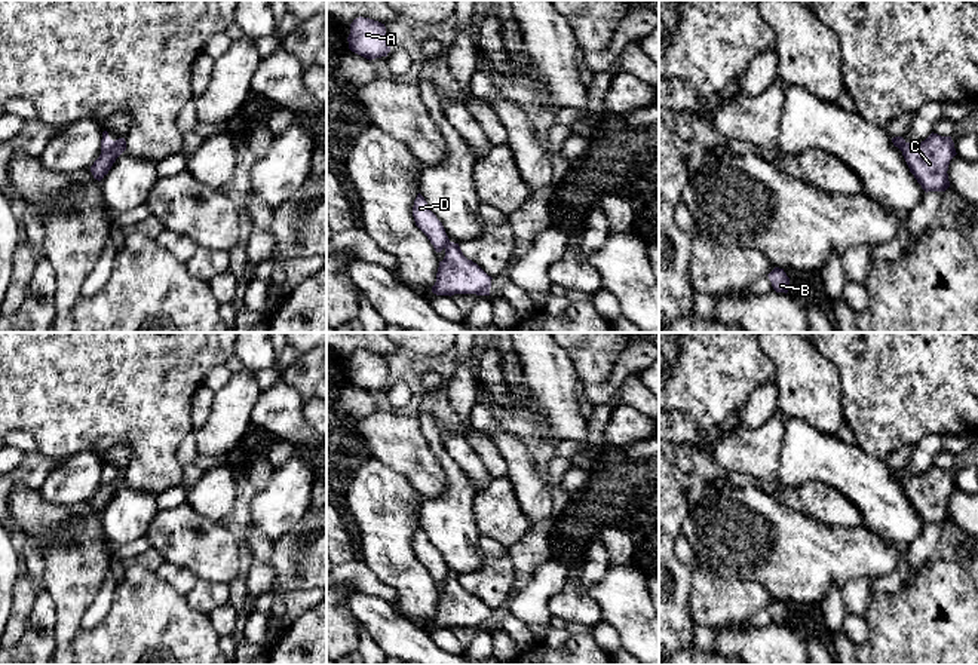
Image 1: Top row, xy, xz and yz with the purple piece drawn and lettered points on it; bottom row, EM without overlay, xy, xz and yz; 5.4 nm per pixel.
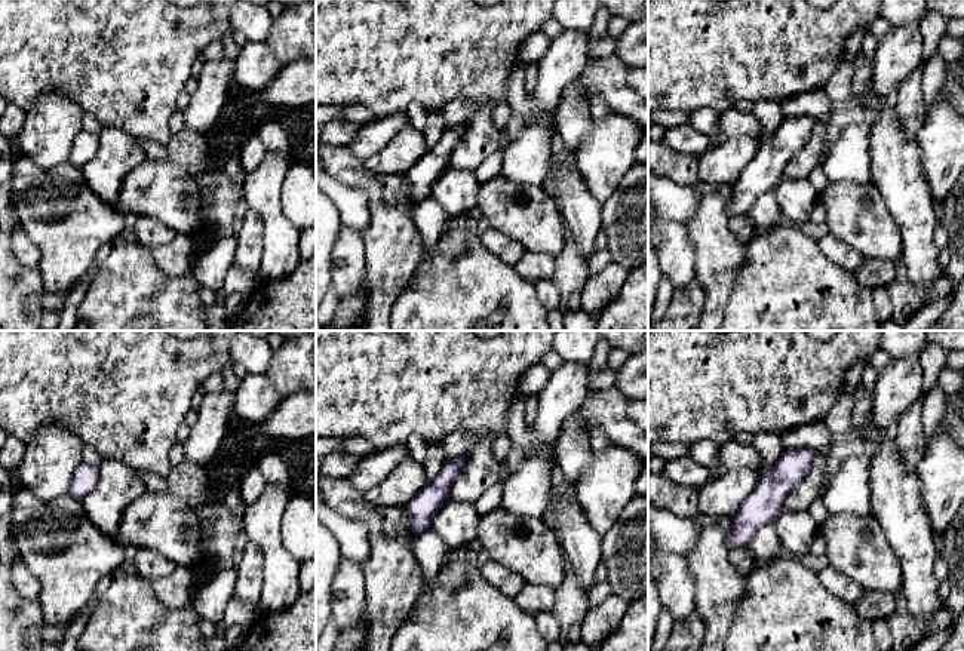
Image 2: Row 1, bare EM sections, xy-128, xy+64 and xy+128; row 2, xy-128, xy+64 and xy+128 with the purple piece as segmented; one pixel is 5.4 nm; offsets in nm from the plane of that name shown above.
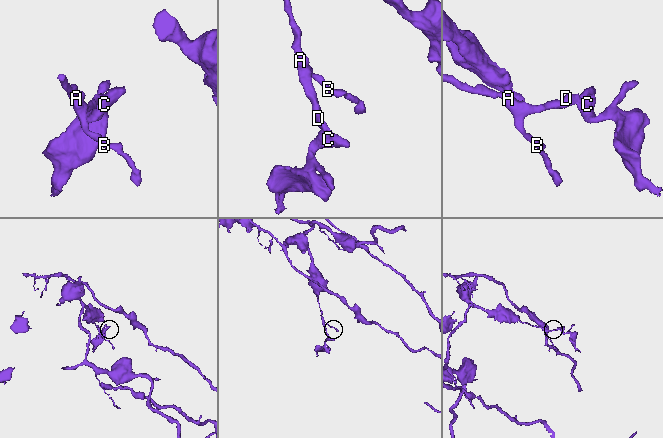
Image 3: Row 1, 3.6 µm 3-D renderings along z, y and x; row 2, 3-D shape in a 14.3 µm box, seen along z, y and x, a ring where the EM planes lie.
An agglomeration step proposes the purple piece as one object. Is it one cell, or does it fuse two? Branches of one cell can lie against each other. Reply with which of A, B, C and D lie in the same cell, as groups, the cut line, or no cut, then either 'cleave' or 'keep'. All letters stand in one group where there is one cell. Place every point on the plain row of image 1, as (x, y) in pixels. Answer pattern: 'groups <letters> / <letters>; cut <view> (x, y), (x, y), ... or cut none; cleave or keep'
groups A B D / C; cut xy (119, 472), (110, 483), (101, 487); cleave

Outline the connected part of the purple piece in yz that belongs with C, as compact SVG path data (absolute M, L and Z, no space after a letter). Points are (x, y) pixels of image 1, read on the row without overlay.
M931 466L922 475L905 475L902 488L922 521L928 524L945 524L950 520L948 497L957 487L951 469Z

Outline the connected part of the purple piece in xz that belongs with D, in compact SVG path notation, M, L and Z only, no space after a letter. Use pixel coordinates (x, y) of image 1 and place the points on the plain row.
M420 525L414 533L413 549L416 558L427 569L436 585L441 585L450 576L442 555L430 543L427 534Z

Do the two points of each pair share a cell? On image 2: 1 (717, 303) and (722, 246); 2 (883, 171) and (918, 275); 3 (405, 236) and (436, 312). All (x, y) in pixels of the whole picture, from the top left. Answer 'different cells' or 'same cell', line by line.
1: same cell
2: same cell
3: different cells

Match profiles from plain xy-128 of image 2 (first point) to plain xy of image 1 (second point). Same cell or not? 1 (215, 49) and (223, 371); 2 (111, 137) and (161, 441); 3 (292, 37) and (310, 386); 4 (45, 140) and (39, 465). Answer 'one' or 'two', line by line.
1: one
2: two
3: one
4: two

